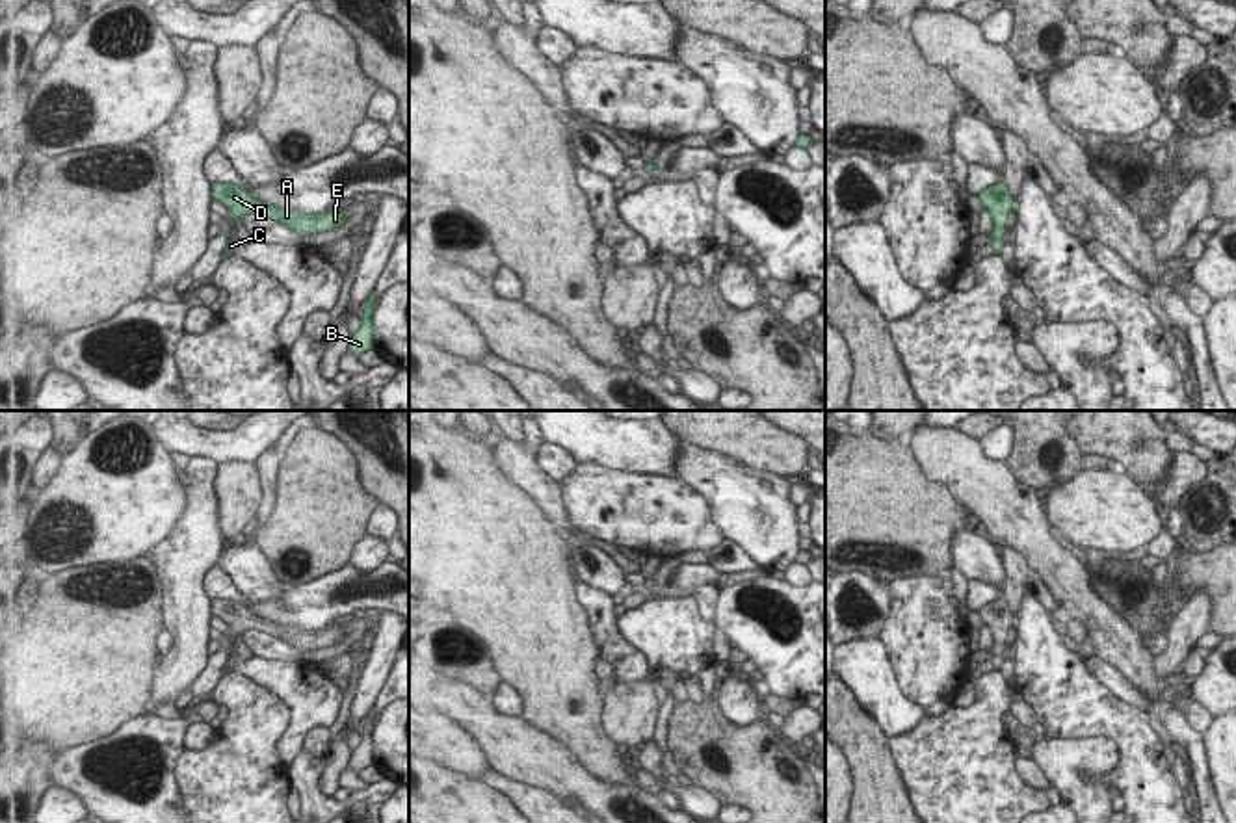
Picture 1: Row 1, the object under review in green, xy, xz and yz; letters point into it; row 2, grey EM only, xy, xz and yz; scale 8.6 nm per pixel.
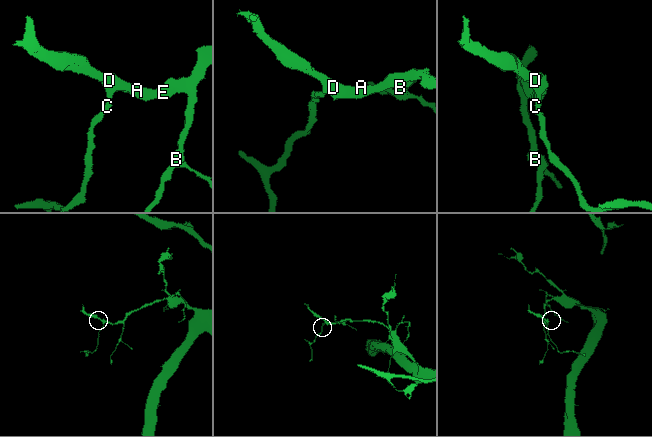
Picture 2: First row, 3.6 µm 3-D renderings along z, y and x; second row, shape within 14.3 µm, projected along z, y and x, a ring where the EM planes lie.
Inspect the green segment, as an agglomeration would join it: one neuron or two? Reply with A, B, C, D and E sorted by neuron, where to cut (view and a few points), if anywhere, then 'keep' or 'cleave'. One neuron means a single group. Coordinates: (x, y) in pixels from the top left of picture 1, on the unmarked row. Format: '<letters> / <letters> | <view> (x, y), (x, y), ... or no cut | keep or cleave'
A B C D E | no cut | keep

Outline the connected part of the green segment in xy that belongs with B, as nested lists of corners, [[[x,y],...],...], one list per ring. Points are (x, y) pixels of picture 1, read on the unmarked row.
[[[375,706],[368,717],[364,717],[362,743],[353,749],[349,769],[359,773],[364,767],[374,765],[374,730],[375,730]]]

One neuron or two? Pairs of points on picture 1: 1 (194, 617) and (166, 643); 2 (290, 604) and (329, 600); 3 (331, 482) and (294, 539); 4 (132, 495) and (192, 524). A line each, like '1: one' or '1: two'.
1: two
2: one
3: one
4: two

